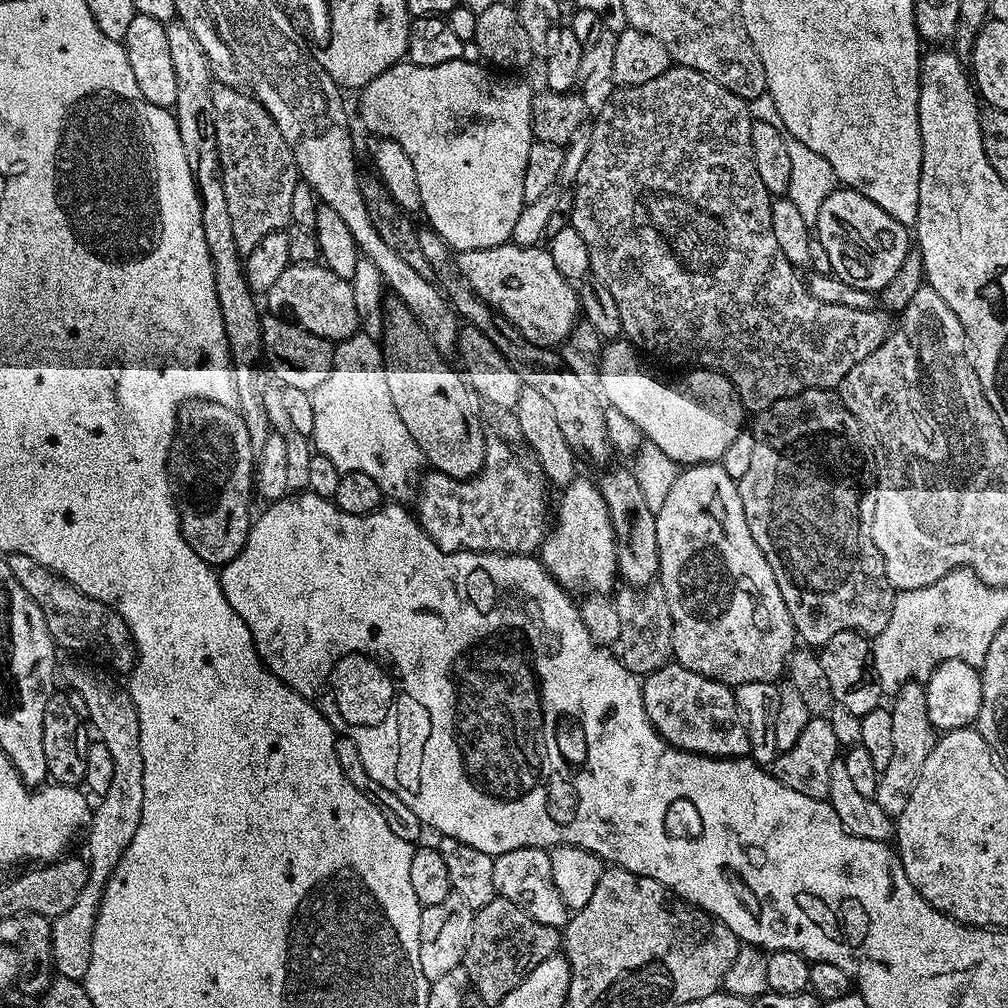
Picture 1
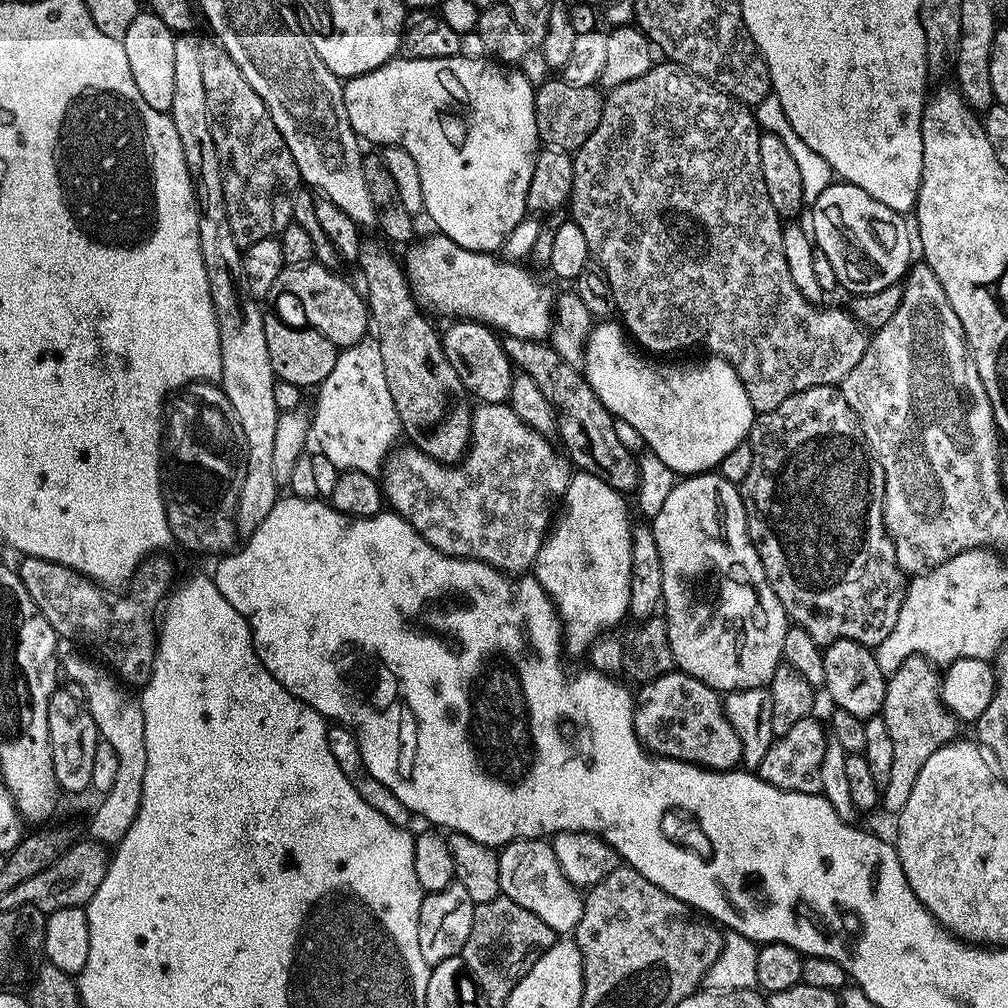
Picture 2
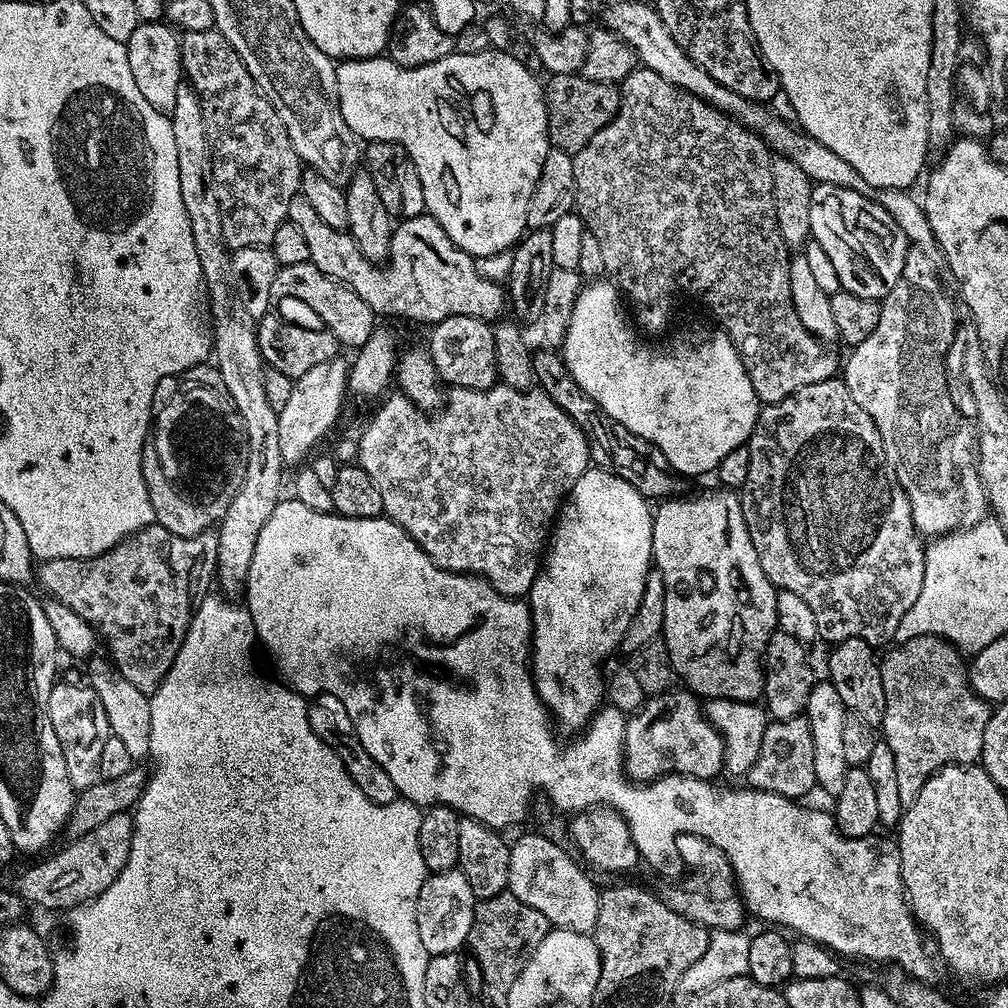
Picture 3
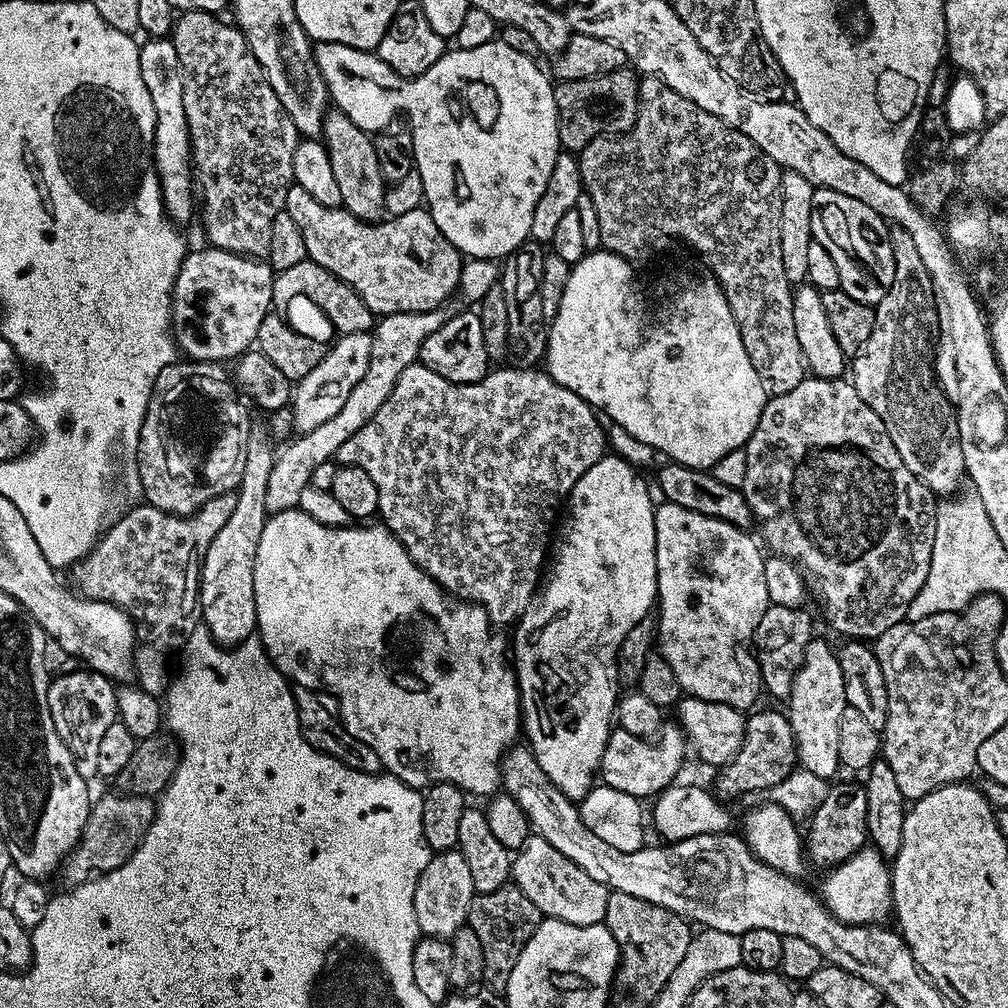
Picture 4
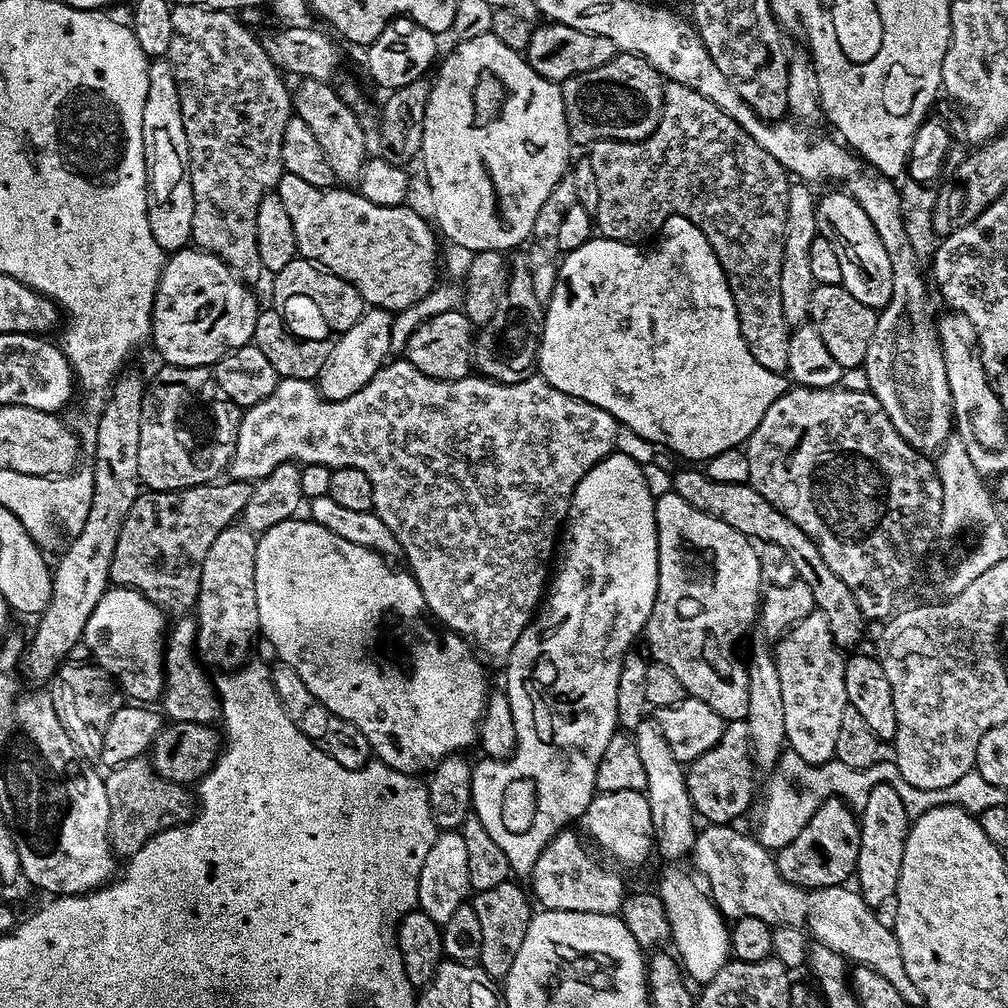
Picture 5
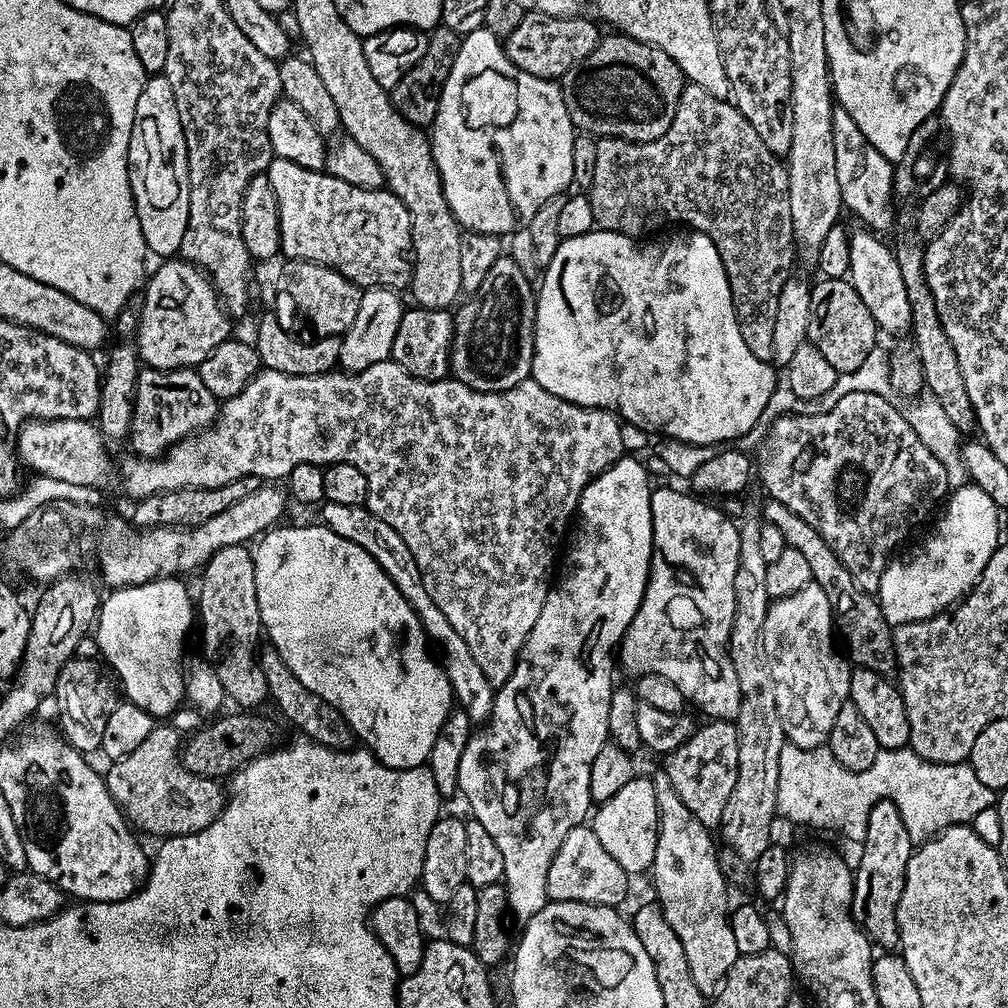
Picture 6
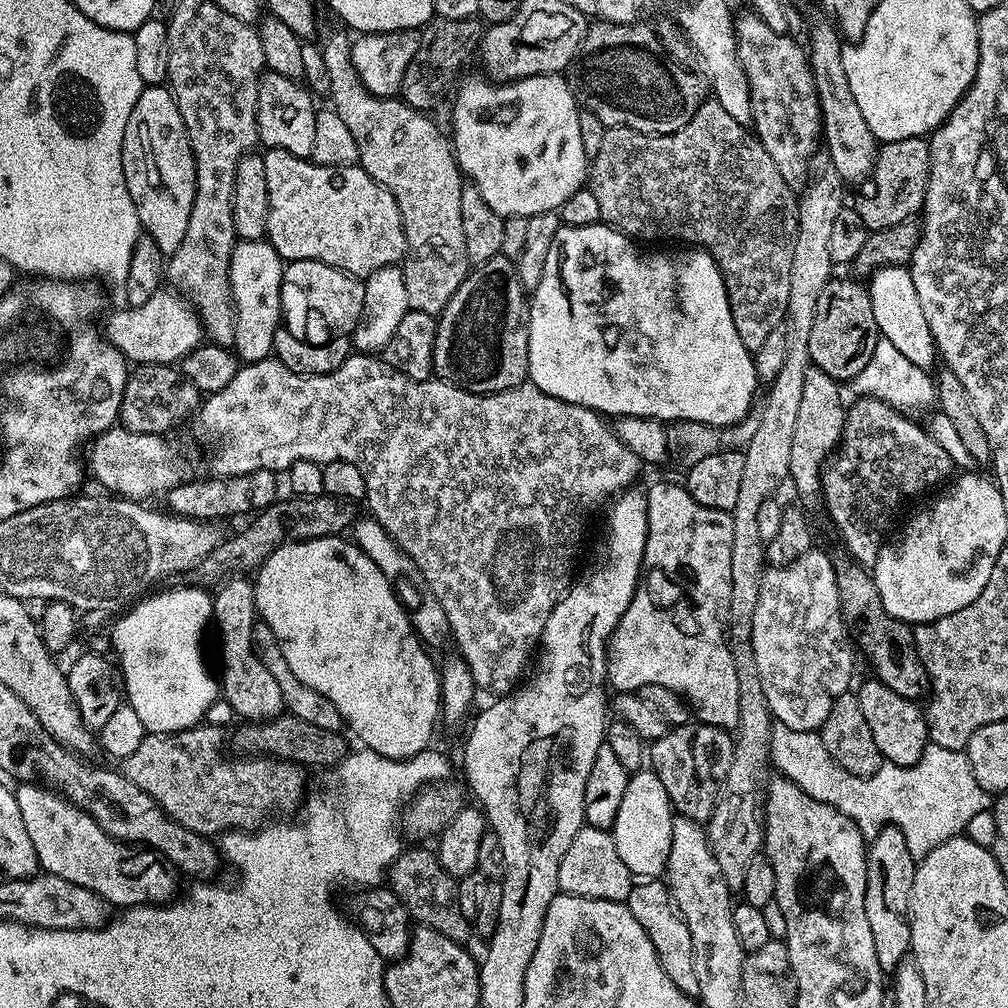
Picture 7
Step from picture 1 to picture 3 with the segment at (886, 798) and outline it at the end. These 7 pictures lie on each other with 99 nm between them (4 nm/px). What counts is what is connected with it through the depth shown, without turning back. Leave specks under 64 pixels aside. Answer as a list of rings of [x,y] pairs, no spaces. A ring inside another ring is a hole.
[[[919,636],[895,646],[880,665],[882,690],[886,690],[882,739],[894,750],[898,794],[907,806],[939,768],[979,761],[986,722],[990,722],[993,709],[989,701],[976,695],[968,683],[965,657],[947,640]]]

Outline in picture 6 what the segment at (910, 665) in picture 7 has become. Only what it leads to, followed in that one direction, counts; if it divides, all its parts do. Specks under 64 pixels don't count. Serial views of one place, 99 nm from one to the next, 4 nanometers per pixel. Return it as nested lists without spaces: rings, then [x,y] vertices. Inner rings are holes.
[[[769,499],[767,503],[762,511],[763,519],[778,526],[789,548],[799,550],[806,557],[806,562],[810,562],[810,574],[814,583],[826,590],[826,598],[830,598],[834,628],[846,649],[847,659],[858,668],[869,668],[885,674],[895,673],[896,647],[892,644],[894,628],[882,614],[879,599],[873,593],[859,588],[854,578],[850,578],[850,570],[846,570],[835,550],[824,541],[822,534],[818,534],[818,530],[814,530],[814,526],[810,526],[810,522],[806,522],[806,518],[798,518],[790,506],[782,506],[782,502],[777,500]]]

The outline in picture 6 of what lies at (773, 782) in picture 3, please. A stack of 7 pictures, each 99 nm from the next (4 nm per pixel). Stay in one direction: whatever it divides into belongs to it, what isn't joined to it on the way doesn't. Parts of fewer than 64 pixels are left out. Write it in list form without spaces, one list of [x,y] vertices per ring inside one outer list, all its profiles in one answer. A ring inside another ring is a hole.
[[[709,719],[708,724],[704,724],[693,731],[690,738],[686,738],[686,742],[682,742],[682,746],[678,746],[678,750],[667,753],[663,757],[662,771],[666,774],[666,778],[670,778],[670,786],[674,786],[674,790],[678,793],[678,798],[682,798],[682,803],[690,809],[690,814],[694,814],[694,818],[698,818],[698,822],[702,822],[702,826],[706,826],[710,830],[716,830],[720,827],[720,819],[722,818],[722,810],[726,810],[726,802],[730,798],[730,793],[734,790],[734,782],[738,782],[738,730],[735,723],[731,720],[713,720]]]

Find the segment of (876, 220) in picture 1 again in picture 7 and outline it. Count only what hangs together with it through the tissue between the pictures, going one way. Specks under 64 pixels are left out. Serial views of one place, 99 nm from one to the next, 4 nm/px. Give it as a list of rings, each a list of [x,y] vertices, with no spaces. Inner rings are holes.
[[[907,267],[879,268],[872,273],[866,284],[870,302],[873,304],[874,320],[879,335],[885,338],[914,366],[928,370],[938,360],[936,343],[930,334],[930,322],[922,314],[922,302],[918,302],[918,290],[914,290],[914,278]]]

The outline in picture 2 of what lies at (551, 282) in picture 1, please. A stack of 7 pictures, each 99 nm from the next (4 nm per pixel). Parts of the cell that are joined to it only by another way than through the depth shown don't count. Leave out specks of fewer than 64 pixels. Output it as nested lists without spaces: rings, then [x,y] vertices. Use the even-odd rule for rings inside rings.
[[[421,235],[415,242],[409,243],[406,248],[408,257],[403,257],[402,260],[408,285],[421,309],[429,313],[437,312],[440,316],[452,316],[448,318],[455,318],[457,321],[475,320],[478,324],[487,324],[489,328],[504,336],[523,340],[544,340],[547,337],[548,329],[552,326],[554,304],[550,299],[550,292],[548,296],[547,290],[531,276],[533,273],[523,263],[497,258],[487,252],[466,250],[449,236],[435,235]]]

